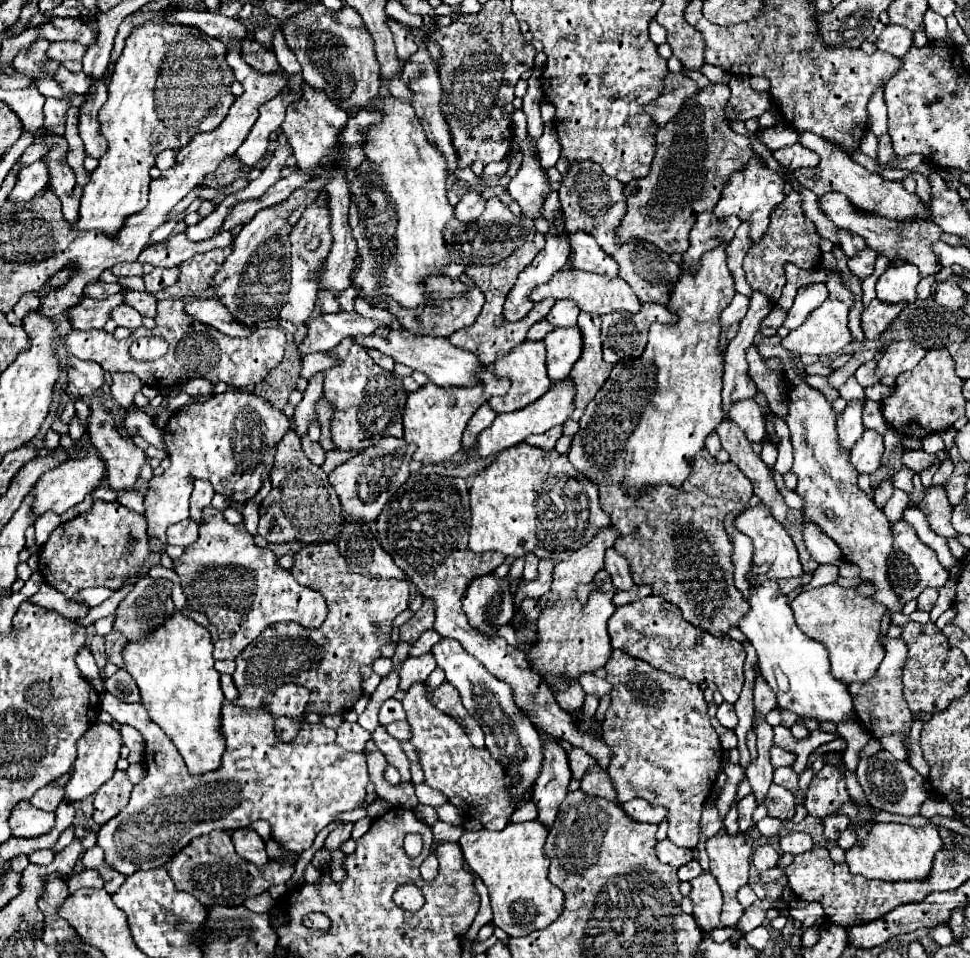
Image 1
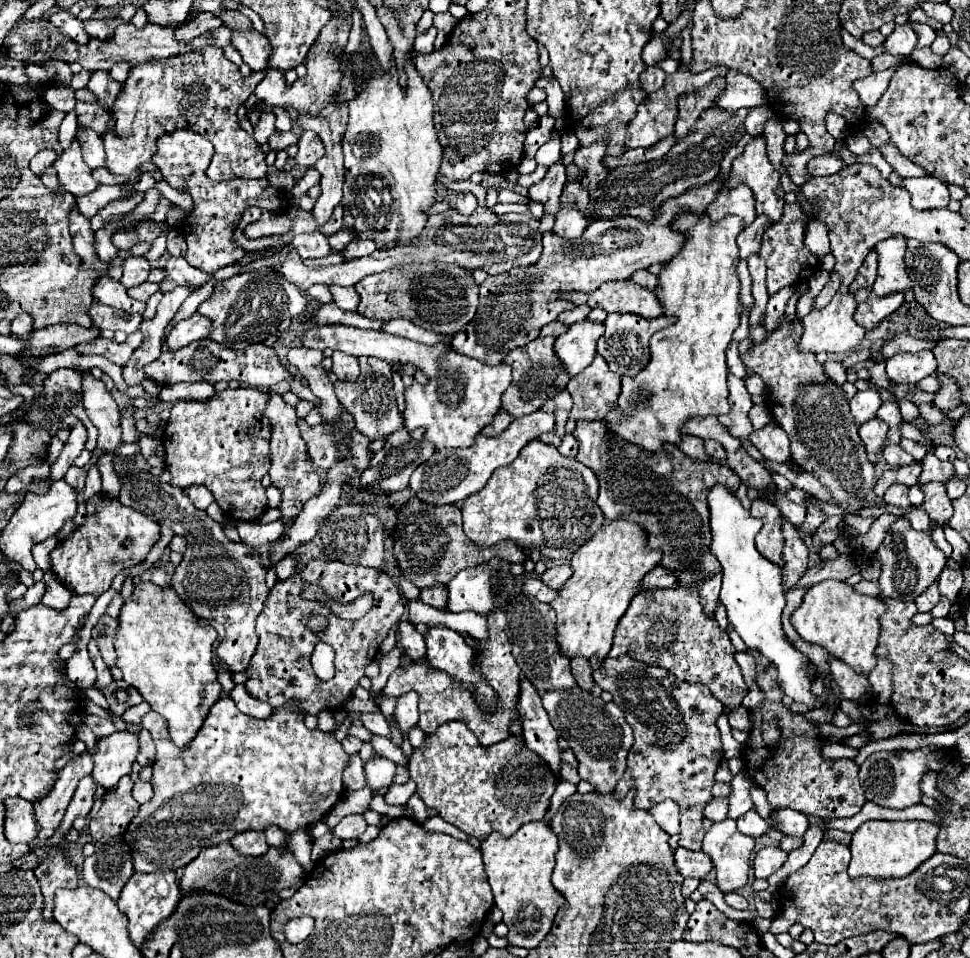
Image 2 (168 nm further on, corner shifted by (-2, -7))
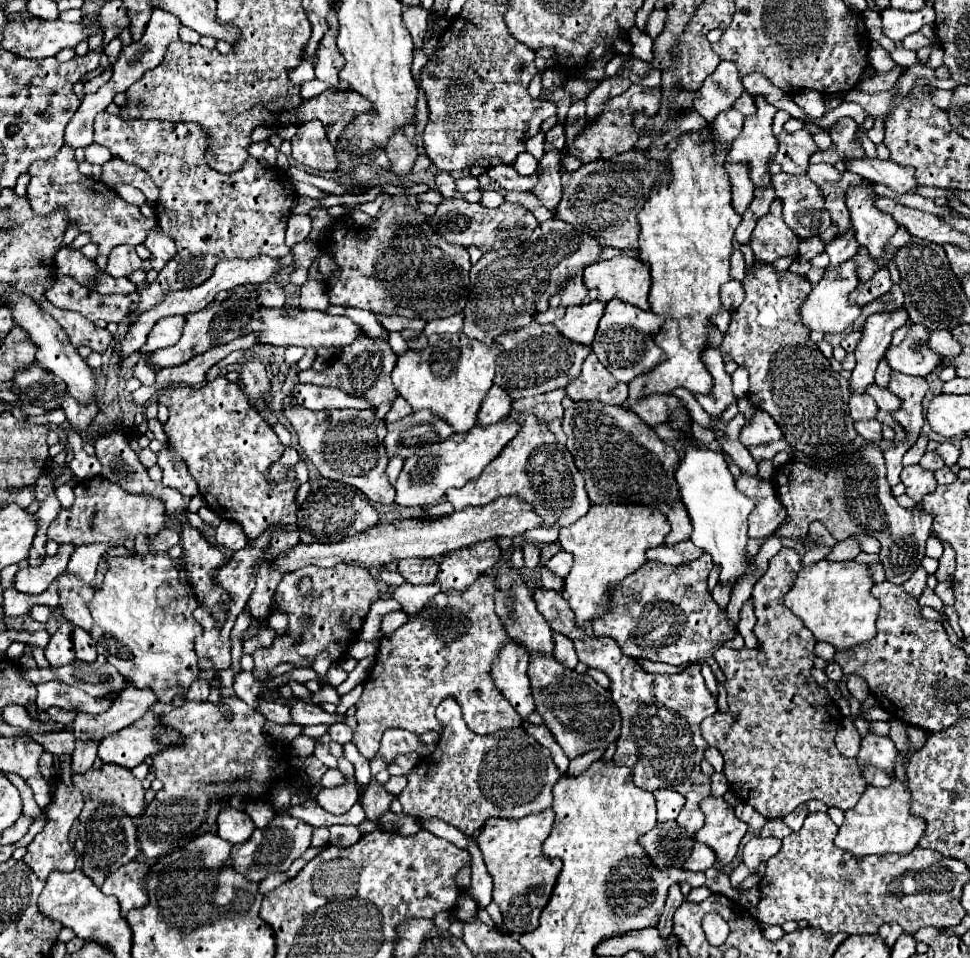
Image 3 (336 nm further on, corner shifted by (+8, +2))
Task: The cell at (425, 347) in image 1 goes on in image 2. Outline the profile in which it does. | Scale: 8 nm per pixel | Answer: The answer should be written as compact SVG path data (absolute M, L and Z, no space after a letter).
M328 324L328 326L316 326L316 328L310 328L306 330L302 336L300 336L300 342L302 346L306 348L316 348L316 350L340 350L344 354L350 354L350 356L374 356L374 358L382 358L382 360L388 360L390 364L412 364L416 366L418 370L422 370L428 378L432 376L438 376L438 370L440 370L440 364L438 364L438 358L444 350L448 350L446 344L436 344L436 346L426 346L426 344L416 344L412 340L406 340L406 338L398 338L398 336L392 336L388 332L378 332L378 330L360 330L360 328L354 328L354 326L344 326L344 324Z

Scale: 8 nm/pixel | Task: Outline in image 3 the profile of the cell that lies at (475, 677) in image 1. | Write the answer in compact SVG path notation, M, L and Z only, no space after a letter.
M404 583L402 587L396 589L388 589L390 595L402 603L402 609L412 617L412 615L420 615L420 611L426 607L426 603L430 603L430 599L440 593L440 583L432 583L432 585L410 585Z

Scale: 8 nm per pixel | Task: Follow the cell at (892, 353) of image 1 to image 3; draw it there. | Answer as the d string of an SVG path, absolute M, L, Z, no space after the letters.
M912 325L906 339L900 345L890 347L884 355L892 371L918 377L930 375L940 365L940 355L926 345L928 335L930 331L924 325Z

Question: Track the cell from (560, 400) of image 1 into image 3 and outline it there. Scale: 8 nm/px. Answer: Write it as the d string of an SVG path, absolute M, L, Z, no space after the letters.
M502 419L490 427L476 425L466 435L450 435L442 443L432 443L430 447L420 447L410 459L404 461L402 473L394 485L396 489L396 505L400 507L428 507L438 503L448 489L464 487L468 481L478 479L484 467L494 461L500 451L514 439L520 431L520 421Z

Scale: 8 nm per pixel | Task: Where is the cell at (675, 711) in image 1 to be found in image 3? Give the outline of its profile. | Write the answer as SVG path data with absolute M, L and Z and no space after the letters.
M536 587L534 601L550 627L572 639L578 659L592 669L604 671L610 679L610 693L622 717L622 733L616 741L612 763L630 767L632 781L644 791L666 787L682 793L686 807L678 815L678 825L692 837L704 825L700 801L710 795L710 777L700 771L700 761L704 759L704 751L708 749L706 739L702 739L700 723L702 719L718 711L714 697L704 685L700 663L694 663L682 673L674 675L648 673L636 659L624 655L614 639L590 637L584 631L576 629L570 605L560 591Z

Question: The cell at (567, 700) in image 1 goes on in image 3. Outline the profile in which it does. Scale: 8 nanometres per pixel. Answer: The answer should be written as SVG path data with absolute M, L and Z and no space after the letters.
M500 567L496 575L496 615L502 621L504 631L508 637L526 647L530 653L542 653L542 655L552 655L554 651L554 639L552 639L552 629L550 623L546 623L544 615L536 609L536 603L532 599L532 591L526 587L526 583L520 579L516 569L510 567Z

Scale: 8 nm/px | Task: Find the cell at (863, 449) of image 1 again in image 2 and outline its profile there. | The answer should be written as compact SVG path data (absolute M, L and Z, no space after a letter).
M878 416L870 418L868 422L864 422L860 426L860 438L866 444L868 456L872 462L876 462L876 452L882 450L882 446L886 444L886 432L888 432L888 424L884 420L880 420Z

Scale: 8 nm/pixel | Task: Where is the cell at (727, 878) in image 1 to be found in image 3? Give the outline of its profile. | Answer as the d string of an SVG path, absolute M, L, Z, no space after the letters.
M706 797L702 803L704 827L694 835L698 843L708 845L716 853L716 861L722 869L726 869L738 851L740 839L746 835L748 825L734 815L734 807L730 807L722 797Z

